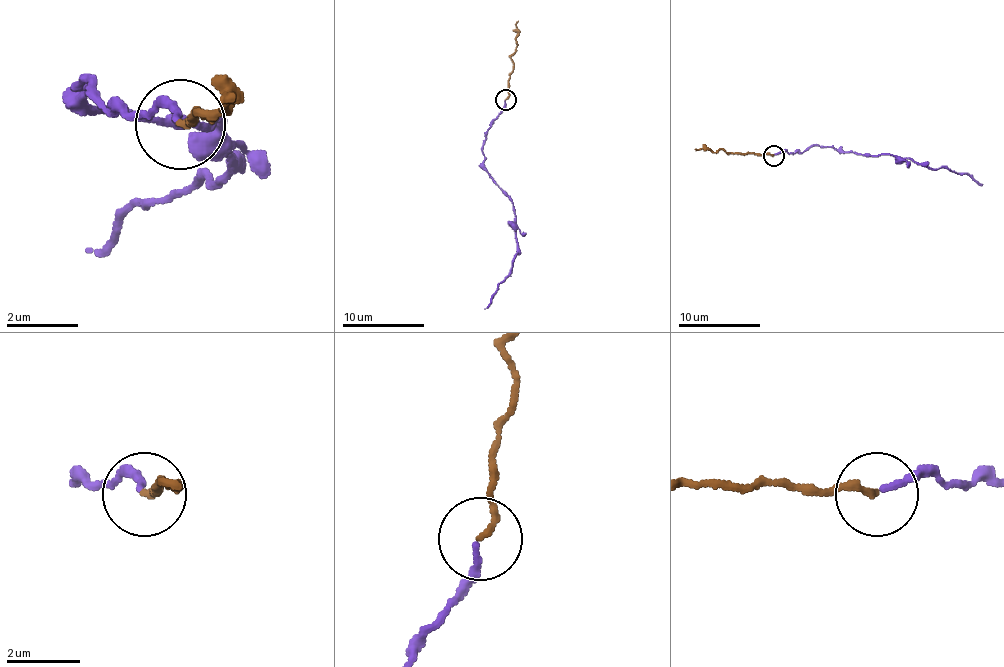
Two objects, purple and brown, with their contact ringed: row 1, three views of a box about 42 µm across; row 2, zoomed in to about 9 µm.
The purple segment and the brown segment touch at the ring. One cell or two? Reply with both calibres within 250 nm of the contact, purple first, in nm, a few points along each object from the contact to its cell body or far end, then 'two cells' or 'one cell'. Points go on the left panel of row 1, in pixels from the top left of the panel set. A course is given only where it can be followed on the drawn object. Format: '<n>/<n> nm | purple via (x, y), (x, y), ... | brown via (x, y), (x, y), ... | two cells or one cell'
180/190 nm | purple via (173, 122), (74, 86), (209, 122), (227, 158), (83, 248) | brown via (182, 122), (209, 113), (200, 113), (227, 95), (236, 104) | one cell

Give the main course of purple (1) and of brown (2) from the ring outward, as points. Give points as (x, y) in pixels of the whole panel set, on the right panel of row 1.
1: (775, 155), (785, 151), (804, 153), (816, 145), (908, 157), (933, 169), (947, 167), (972, 175), (982, 183)
2: (773, 155), (730, 153), (722, 149), (695, 151)

